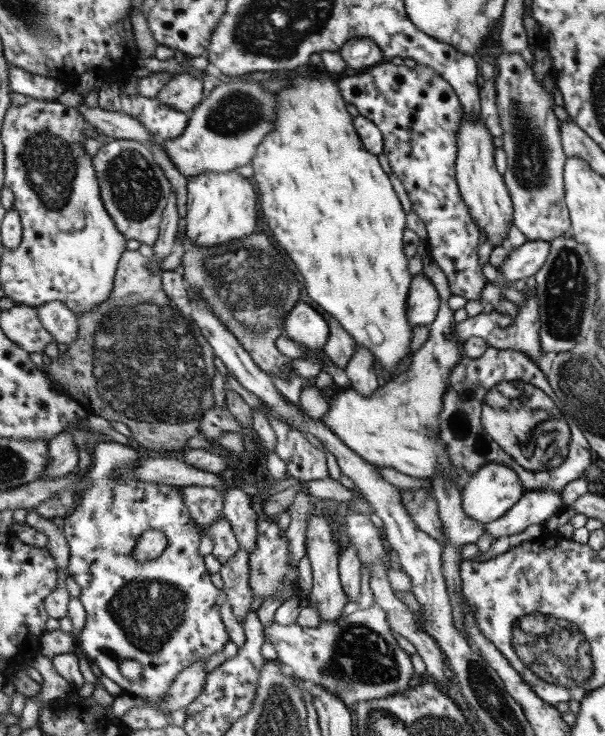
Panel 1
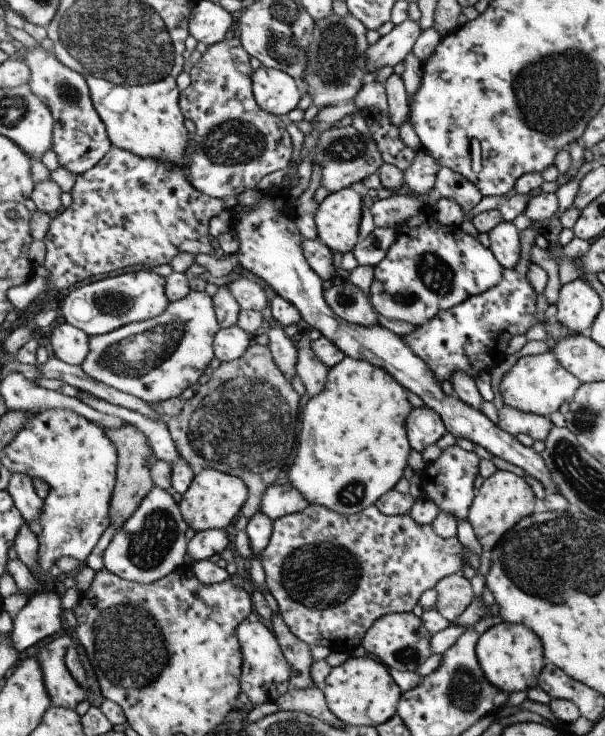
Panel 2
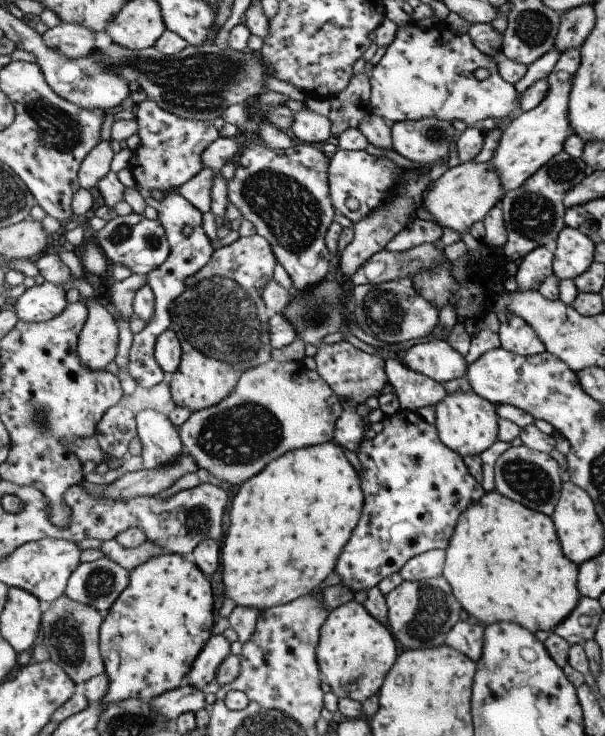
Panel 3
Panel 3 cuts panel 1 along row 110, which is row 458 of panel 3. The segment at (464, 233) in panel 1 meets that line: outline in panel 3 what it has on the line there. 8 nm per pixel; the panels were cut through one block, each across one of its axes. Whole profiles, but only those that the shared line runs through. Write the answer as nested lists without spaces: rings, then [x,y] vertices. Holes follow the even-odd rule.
[[[399,408],[396,413],[384,416],[382,431],[372,439],[365,439],[357,456],[363,471],[364,514],[336,566],[337,574],[342,578],[341,584],[353,594],[359,590],[367,592],[381,584],[384,578],[400,573],[413,557],[433,549],[447,550],[461,515],[488,493],[469,472],[464,457],[441,440],[436,423],[425,422],[418,413],[409,409]]]

